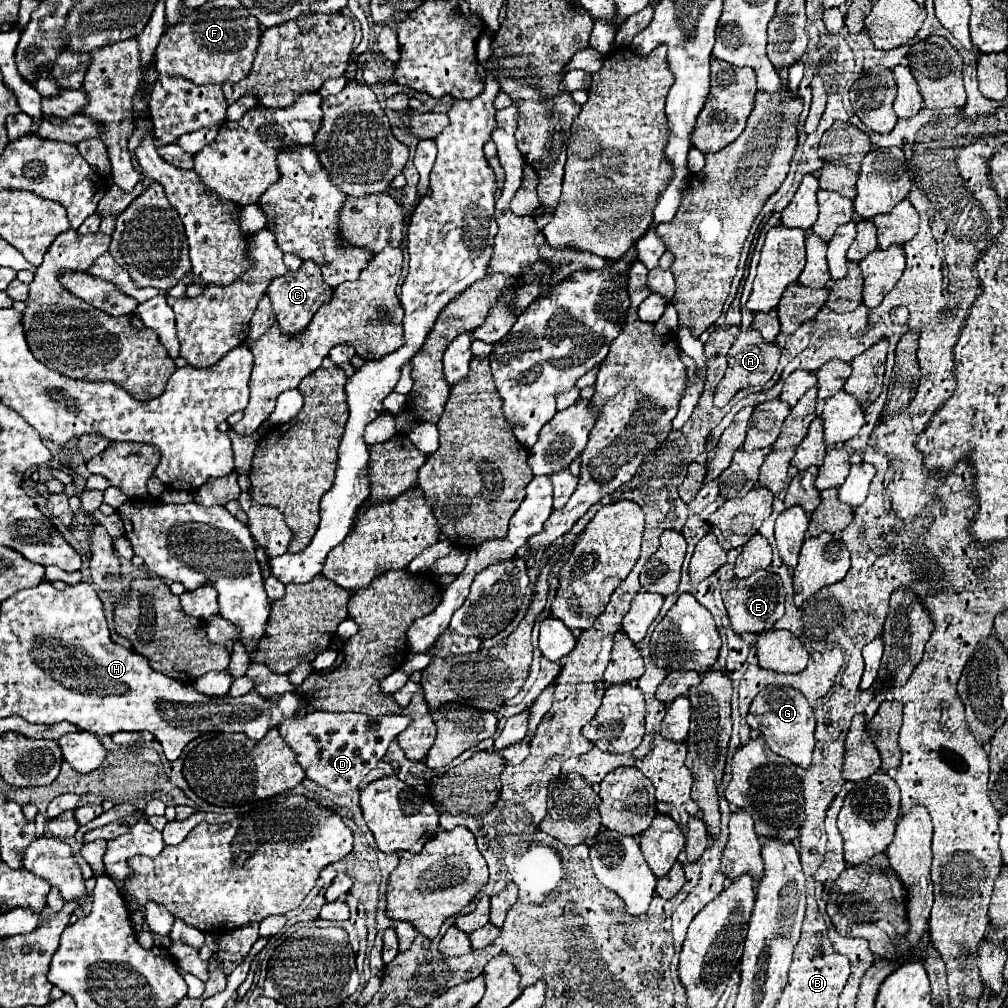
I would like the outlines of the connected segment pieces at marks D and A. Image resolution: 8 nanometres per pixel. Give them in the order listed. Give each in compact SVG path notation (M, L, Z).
M312 711L306 717L284 721L278 731L298 753L298 763L304 767L306 777L340 795L358 789L360 781L376 767L386 755L390 743L410 725L410 721L412 719L406 715L366 717L362 713Z
M756 329L742 331L736 337L734 345L730 347L730 351L728 351L728 369L726 369L726 375L722 377L722 381L716 387L714 405L724 407L744 387L758 387L758 385L762 387L762 385L766 385L772 379L774 371L776 371L778 359L780 359L780 349L778 349L776 343L766 341Z

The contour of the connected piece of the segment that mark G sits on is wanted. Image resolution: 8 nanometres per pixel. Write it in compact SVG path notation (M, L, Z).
M774 687L774 689L764 689L750 705L750 713L746 717L748 725L752 729L756 729L764 741L768 743L768 747L790 759L794 765L800 765L804 769L810 767L812 761L812 751L814 751L814 727L816 727L816 719L814 713L806 701L806 697L802 693L798 693L792 687Z

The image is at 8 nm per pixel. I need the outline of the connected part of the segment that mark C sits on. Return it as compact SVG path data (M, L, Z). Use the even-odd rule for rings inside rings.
M304 261L298 271L288 271L286 275L274 279L268 287L268 297L272 301L272 309L276 313L280 329L288 335L294 335L306 329L306 325L314 317L314 313L320 309L320 305L330 301L332 289L326 285L326 281L322 281L320 269L314 265L314 261Z

